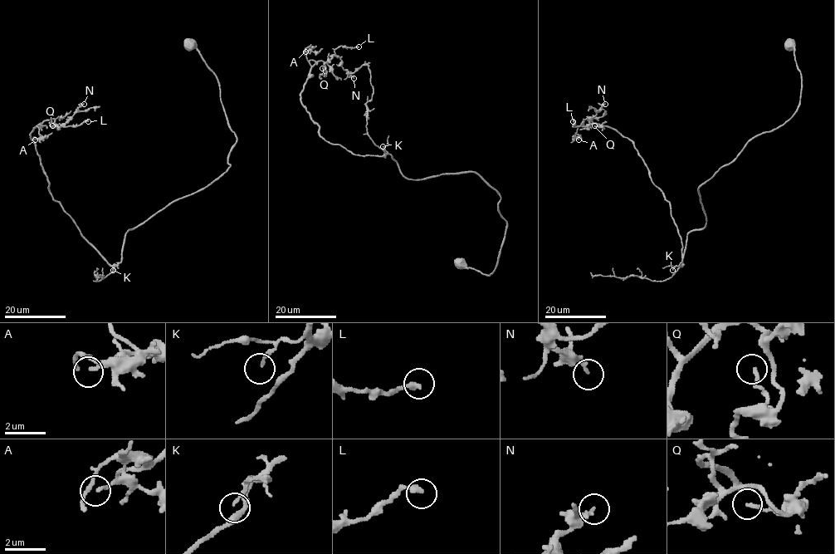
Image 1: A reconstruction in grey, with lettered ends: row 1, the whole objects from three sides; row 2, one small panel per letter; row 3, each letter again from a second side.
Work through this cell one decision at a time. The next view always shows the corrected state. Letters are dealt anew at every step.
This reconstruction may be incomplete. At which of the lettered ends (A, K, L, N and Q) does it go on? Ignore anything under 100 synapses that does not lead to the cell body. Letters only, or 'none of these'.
none of these

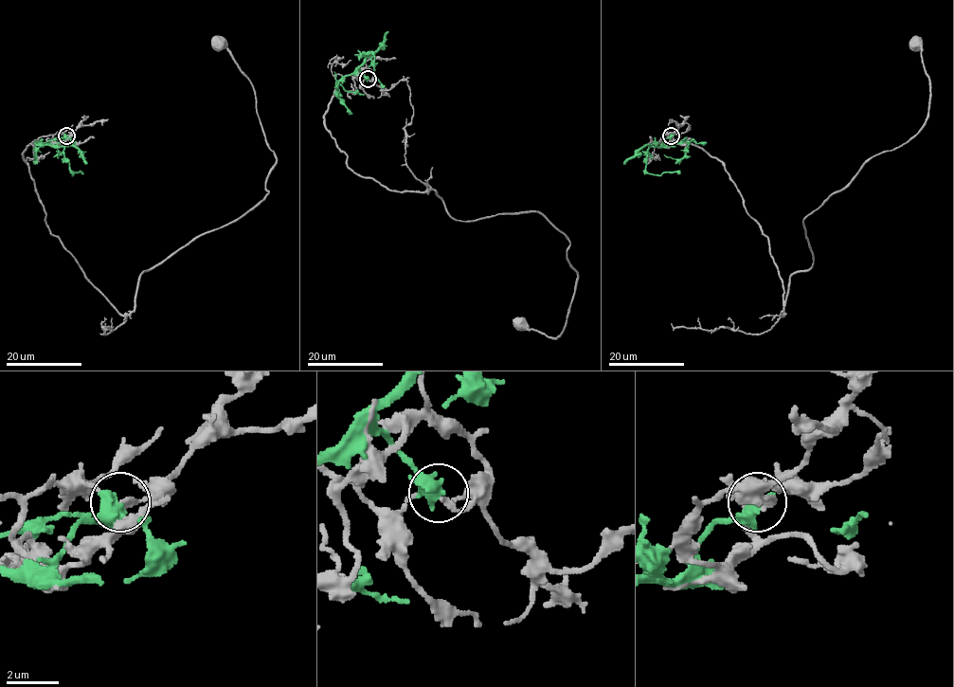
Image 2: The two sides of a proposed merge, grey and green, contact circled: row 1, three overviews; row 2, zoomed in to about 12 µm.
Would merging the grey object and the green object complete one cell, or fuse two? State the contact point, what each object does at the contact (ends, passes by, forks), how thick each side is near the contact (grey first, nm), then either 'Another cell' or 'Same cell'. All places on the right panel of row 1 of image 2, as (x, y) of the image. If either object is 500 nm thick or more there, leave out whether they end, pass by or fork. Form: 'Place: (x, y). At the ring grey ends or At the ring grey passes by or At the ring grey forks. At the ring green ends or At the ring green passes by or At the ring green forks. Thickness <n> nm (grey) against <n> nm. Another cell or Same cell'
Place: (671, 135). Thickness 120 nm (grey) against 600 nm. Another cell

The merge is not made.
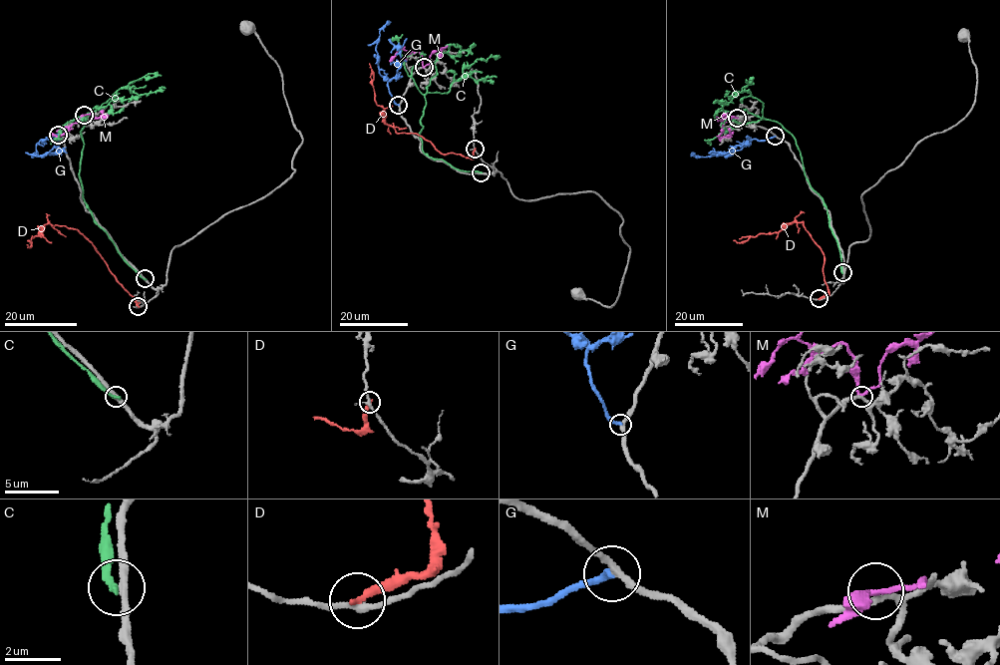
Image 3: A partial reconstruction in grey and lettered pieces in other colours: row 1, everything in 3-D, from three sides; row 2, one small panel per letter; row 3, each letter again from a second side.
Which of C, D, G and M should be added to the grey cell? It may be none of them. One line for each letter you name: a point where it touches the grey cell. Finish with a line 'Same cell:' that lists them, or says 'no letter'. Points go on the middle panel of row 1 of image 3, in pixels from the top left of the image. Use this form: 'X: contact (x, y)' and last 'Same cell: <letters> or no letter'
G: contact (398, 105)
Same cell: G

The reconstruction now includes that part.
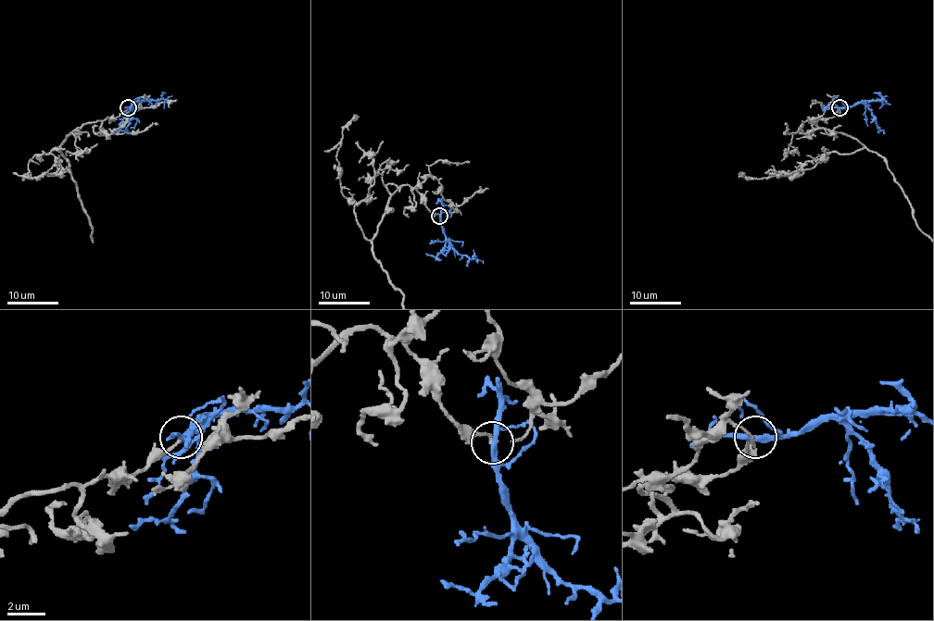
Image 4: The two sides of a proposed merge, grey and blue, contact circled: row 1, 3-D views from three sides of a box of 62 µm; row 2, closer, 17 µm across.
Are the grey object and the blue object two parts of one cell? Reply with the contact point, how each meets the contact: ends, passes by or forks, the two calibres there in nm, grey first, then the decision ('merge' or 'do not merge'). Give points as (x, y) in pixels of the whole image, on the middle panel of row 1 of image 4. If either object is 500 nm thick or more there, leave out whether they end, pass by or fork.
at (439, 216); grey passes by; blue passes by; 110 nm thick on the grey side, 280 nm on the other; do not merge

